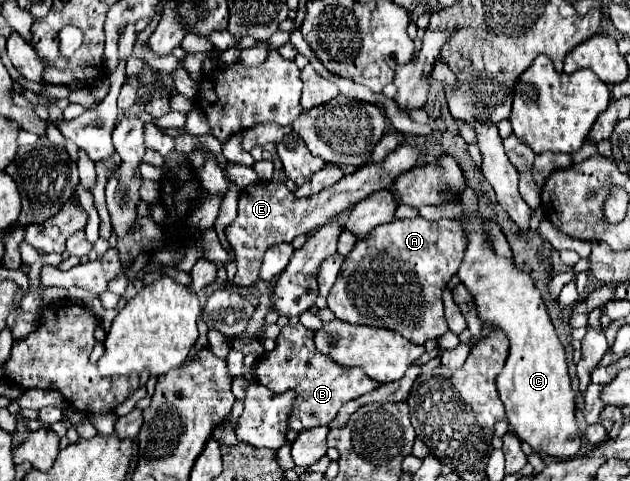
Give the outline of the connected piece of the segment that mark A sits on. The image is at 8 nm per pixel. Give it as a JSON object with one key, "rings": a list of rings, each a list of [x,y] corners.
{"rings":[[[416,217],[394,219],[392,223],[378,225],[370,233],[370,237],[366,237],[366,241],[356,241],[354,249],[344,259],[340,275],[328,293],[330,311],[346,323],[386,327],[398,331],[416,345],[422,345],[428,339],[438,339],[448,331],[442,307],[442,287],[458,271],[466,251],[466,233],[462,229],[464,223],[466,221],[462,219],[428,221],[424,217]]]}

